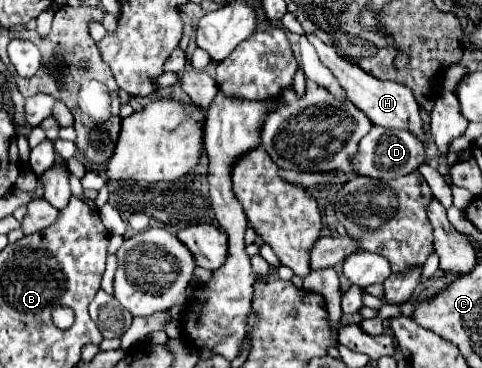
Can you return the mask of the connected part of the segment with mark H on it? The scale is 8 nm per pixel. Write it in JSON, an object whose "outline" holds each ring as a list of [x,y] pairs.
{"outline":[[[307,35],[309,43],[315,47],[321,63],[325,67],[331,69],[331,73],[339,79],[339,85],[345,87],[347,91],[347,97],[349,101],[359,107],[375,125],[381,125],[381,127],[389,127],[389,129],[405,129],[405,131],[411,131],[421,143],[427,143],[427,137],[425,137],[425,127],[423,127],[423,119],[421,119],[421,111],[419,111],[419,105],[413,97],[413,91],[405,85],[399,85],[399,83],[393,83],[393,81],[381,81],[369,73],[365,73],[363,69],[359,69],[355,63],[349,63],[347,59],[339,57],[335,47],[329,47],[325,45],[321,39],[317,39],[315,35]]]}

